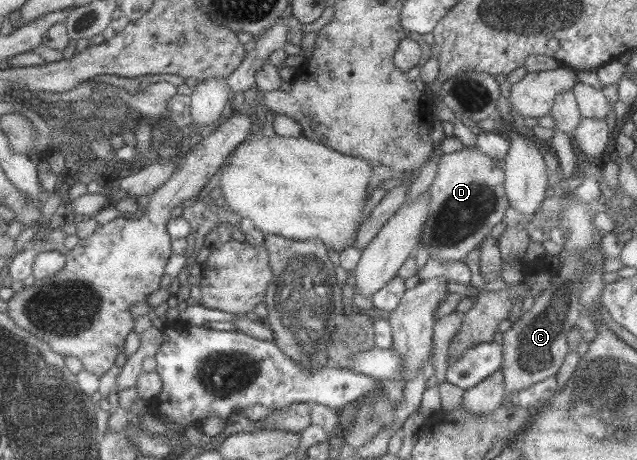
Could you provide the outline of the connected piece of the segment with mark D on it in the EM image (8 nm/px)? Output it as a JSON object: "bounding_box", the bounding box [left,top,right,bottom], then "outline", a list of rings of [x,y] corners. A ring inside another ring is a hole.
{"bounding_box":[419,147,509,261],"outline":[[[463,147],[457,151],[441,154],[437,162],[435,179],[428,187],[428,210],[423,230],[419,232],[419,243],[428,245],[429,259],[435,261],[460,261],[477,248],[483,239],[490,236],[491,228],[502,220],[503,212],[509,206],[504,192],[504,162],[485,155],[476,148]]]}

